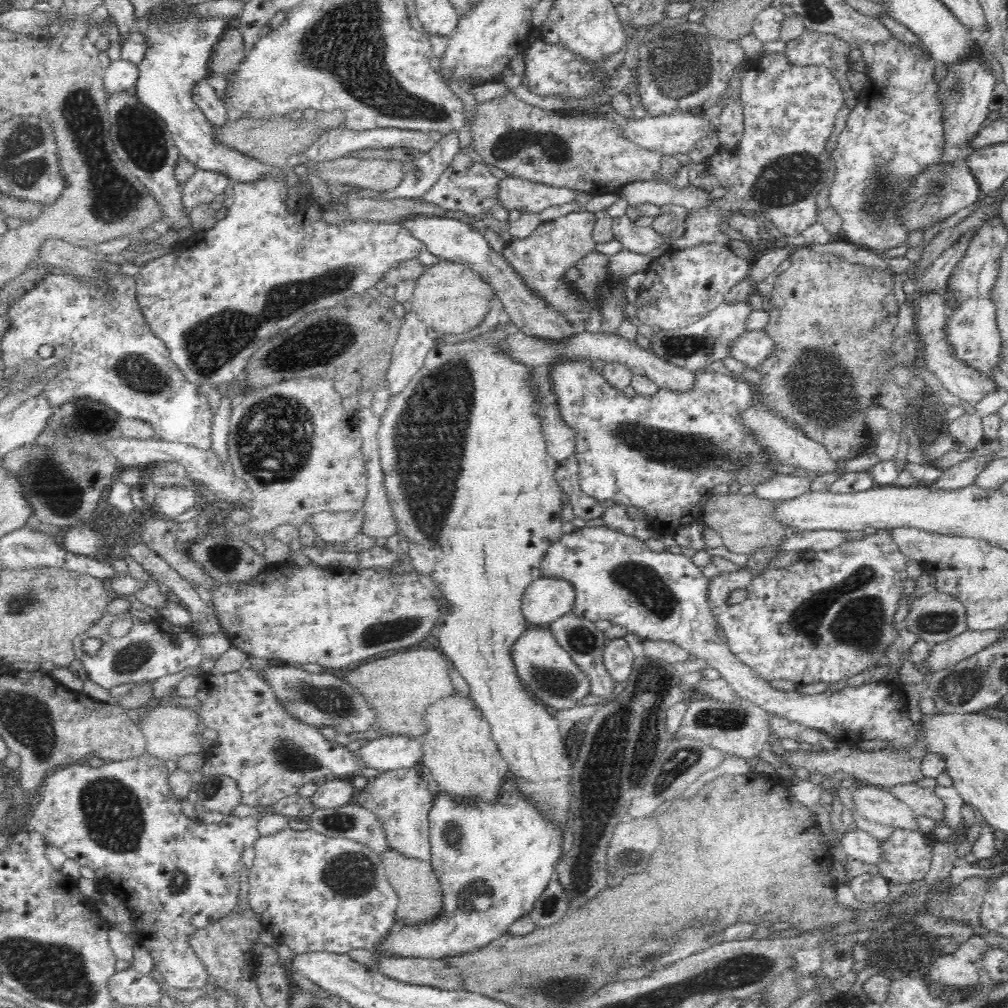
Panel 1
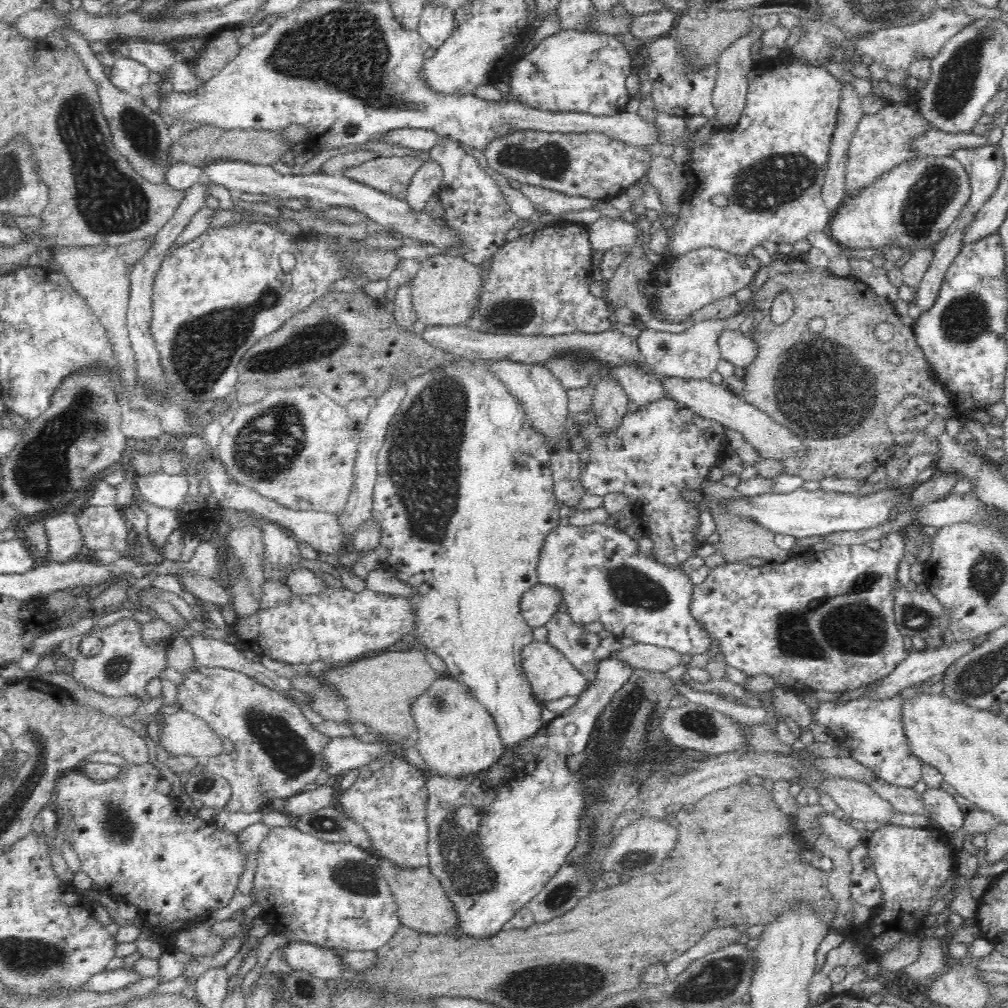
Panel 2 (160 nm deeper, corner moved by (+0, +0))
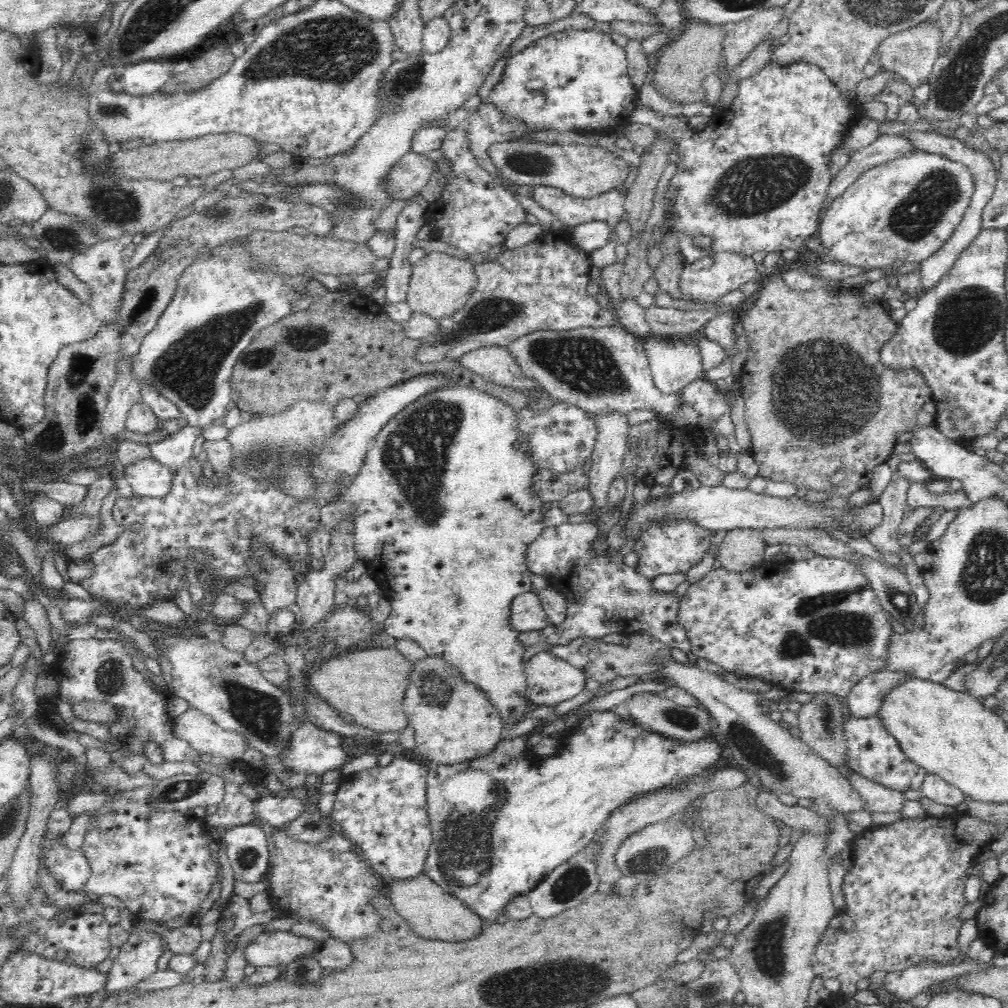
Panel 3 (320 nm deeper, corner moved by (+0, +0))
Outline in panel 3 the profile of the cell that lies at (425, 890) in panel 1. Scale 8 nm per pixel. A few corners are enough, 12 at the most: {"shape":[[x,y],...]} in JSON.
{"shape":[[422,872],[387,881],[424,939],[476,938],[483,922]]}

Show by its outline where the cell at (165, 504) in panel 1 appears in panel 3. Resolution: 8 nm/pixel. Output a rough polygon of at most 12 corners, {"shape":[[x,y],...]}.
{"shape":[[153,458],[118,471],[138,498],[166,499],[175,473]]}

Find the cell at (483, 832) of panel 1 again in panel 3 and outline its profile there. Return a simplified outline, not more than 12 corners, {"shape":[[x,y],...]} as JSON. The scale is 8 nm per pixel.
{"shape":[[593,711],[428,771],[423,872],[482,926],[722,754]]}

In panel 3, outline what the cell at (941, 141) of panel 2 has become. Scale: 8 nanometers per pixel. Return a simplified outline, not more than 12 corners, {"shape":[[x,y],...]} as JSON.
{"shape":[[880,134],[851,152],[831,178],[826,204],[866,170],[920,147],[906,135]]}

